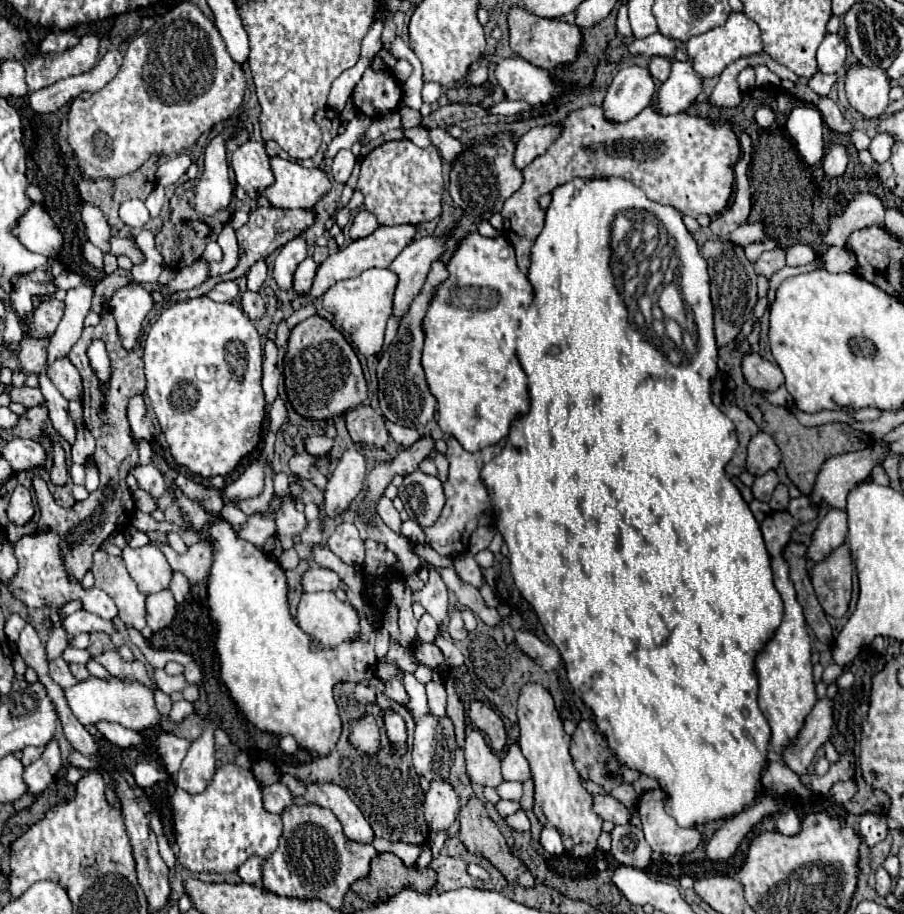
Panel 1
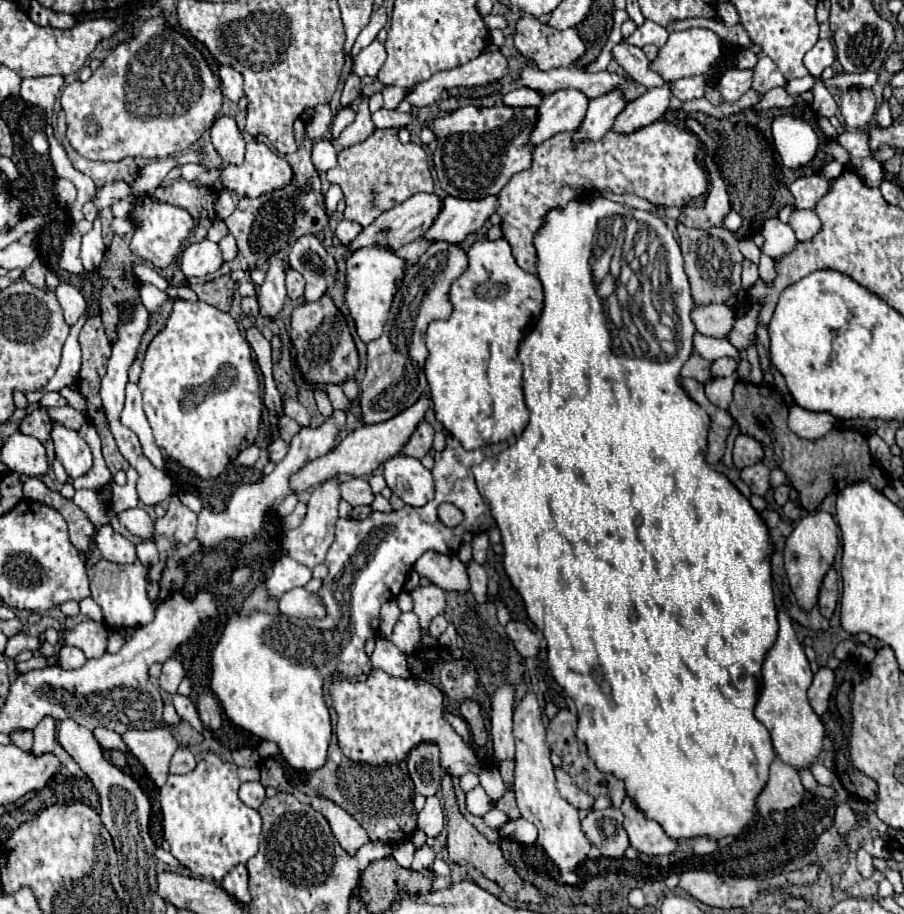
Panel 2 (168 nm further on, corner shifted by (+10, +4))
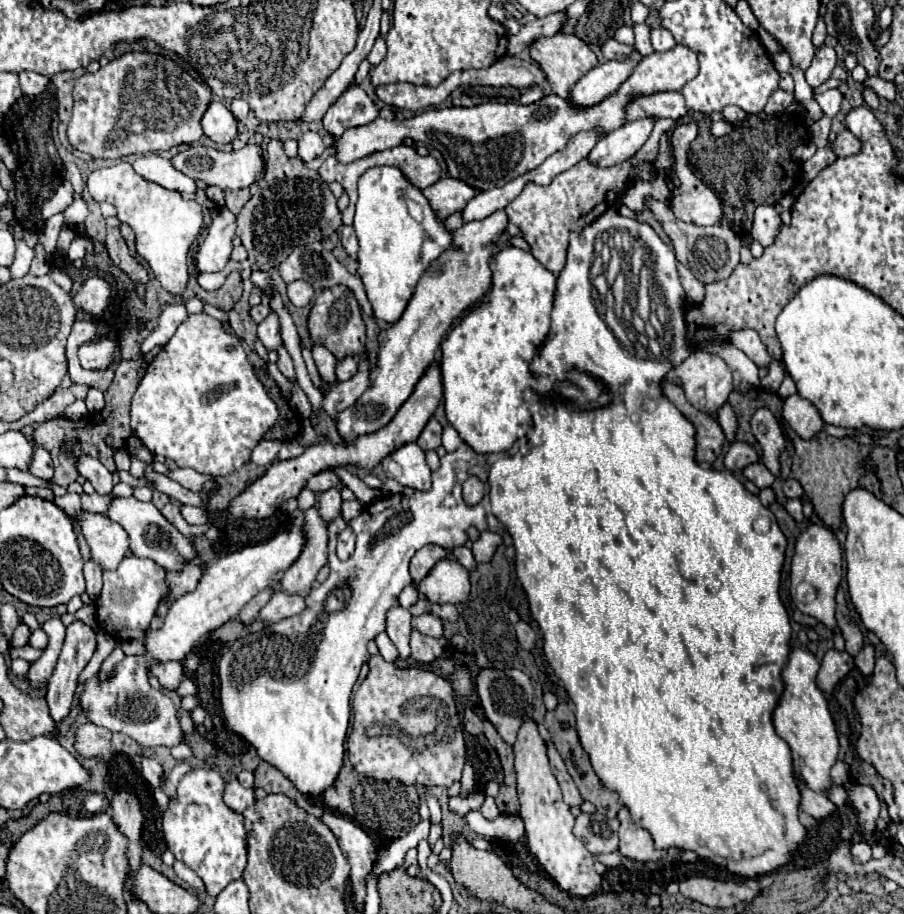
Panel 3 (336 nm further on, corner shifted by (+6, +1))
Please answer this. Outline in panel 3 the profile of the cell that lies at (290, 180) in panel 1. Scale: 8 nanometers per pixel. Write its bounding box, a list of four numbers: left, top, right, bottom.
[172,142,266,190]

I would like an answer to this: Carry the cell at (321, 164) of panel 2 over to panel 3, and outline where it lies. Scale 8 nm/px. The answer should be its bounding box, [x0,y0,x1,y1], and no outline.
[298,132,324,162]

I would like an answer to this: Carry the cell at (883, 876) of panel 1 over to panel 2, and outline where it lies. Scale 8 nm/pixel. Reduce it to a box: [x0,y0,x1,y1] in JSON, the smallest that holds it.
[856,847,874,877]

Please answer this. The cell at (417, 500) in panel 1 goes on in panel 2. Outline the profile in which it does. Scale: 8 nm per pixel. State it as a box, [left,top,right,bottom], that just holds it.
[384,455,434,507]

